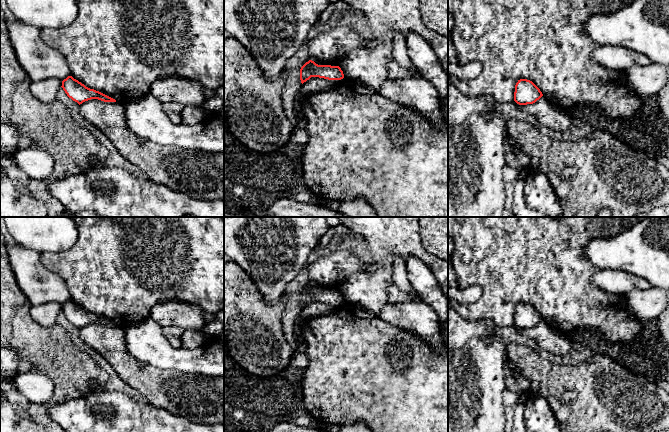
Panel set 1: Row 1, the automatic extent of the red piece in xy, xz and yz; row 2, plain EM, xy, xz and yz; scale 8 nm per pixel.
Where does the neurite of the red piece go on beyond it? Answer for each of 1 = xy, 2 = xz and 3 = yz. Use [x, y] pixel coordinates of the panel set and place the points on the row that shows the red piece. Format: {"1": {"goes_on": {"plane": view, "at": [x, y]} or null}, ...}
{"1": {"goes_on": null}, "2": {"goes_on": null}, "3": {"goes_on": null}}

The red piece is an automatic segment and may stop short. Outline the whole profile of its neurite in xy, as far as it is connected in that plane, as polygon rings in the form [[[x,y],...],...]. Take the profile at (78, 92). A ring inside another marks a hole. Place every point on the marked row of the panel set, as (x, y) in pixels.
[[[68,76],[62,81],[63,90],[69,98],[77,102],[79,105],[91,99],[98,99],[104,102],[116,102],[115,99],[99,92],[94,89],[86,87],[84,84]]]

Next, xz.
[[[309,60],[300,69],[300,80],[303,84],[311,77],[319,77],[328,80],[341,80],[344,78],[343,71],[339,66],[318,65]]]

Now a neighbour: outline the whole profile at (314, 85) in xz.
[[[311,77],[301,85],[300,92],[303,97],[306,97],[315,93],[332,91],[342,82],[342,80],[343,79],[328,80],[319,77]]]

